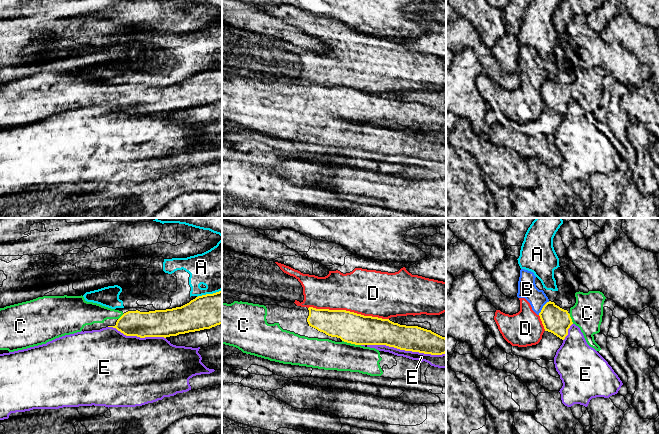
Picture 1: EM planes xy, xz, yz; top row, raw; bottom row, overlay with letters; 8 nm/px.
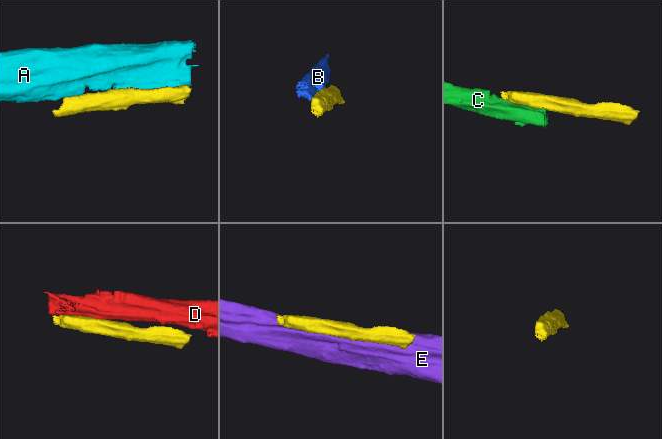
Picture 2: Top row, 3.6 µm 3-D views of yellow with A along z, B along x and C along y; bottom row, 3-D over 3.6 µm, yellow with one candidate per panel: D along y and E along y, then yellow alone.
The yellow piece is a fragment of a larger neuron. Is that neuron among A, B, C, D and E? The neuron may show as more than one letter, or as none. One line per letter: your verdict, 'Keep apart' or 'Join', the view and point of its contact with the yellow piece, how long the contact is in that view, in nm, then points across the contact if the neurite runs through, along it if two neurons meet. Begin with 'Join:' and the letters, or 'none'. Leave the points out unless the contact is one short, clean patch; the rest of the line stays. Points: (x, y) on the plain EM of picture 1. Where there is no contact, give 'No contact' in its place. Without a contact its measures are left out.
Join: C
A: Keep apart. Touches yellow at xy (209, 70). Shared border 220 nm
B: Keep apart. Touches yellow at yz (543, 83). Shared border 140 nm
C: Join. Touches yellow at xz (351, 119). Shared border 160 nm. Path across: xz (350, 103), (351, 119), (340, 130), (326, 130)
D: Keep apart. Touches yellow at xz (348, 87). Shared border 650 nm
E: Keep apart. Touches yellow at xz (406, 126). Shared border 650 nm

